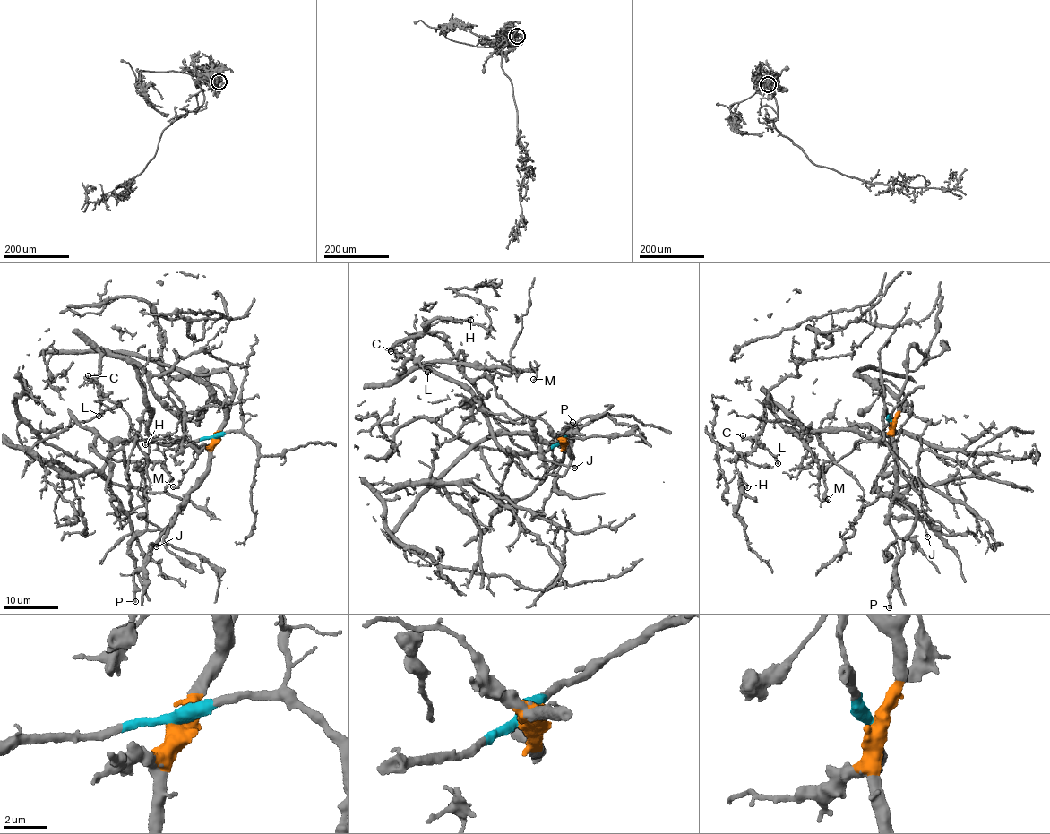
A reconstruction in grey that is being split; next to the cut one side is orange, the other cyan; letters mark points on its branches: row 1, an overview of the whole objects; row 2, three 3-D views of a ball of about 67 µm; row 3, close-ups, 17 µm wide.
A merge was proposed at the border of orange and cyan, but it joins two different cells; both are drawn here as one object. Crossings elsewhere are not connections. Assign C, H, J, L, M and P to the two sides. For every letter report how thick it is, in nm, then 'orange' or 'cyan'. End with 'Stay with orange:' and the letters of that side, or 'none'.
C: 190 nm | cyan
H: 110 nm | cyan
J: 140 nm | orange
L: 160 nm | cyan
M: 100 nm | cyan
P: 240 nm | orange
Stay with orange: J, P

